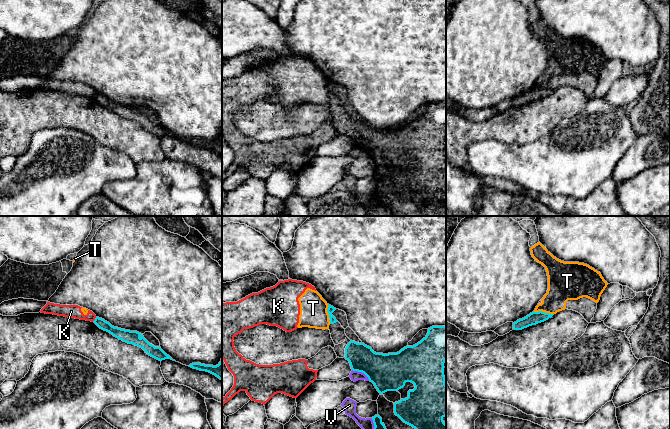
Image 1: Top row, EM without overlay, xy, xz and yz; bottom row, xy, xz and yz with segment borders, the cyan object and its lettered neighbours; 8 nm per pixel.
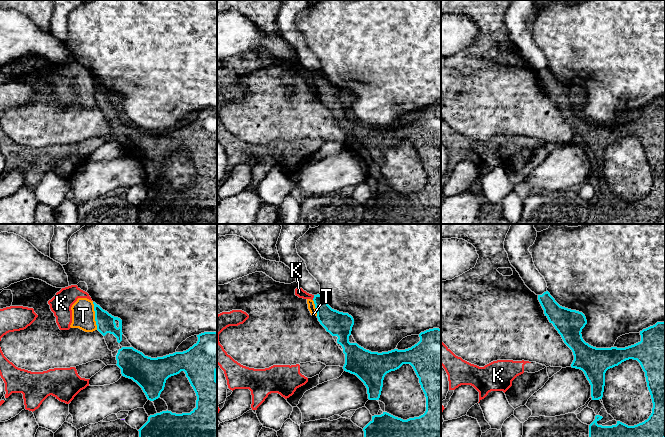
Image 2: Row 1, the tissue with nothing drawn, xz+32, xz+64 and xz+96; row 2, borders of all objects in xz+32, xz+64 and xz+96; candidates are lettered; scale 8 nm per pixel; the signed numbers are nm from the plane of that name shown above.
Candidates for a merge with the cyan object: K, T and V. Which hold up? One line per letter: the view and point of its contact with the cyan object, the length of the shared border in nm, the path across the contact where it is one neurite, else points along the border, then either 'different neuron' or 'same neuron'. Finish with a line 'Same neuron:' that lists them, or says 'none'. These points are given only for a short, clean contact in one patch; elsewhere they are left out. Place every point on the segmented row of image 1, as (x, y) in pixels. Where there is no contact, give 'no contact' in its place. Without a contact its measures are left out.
K: xy (95, 319) | 50 nm | different neuron
T: yz (544, 312) | 160 nm | different neuron
V: xz (361, 371) | 170 nm | different neuron
Same neuron: none

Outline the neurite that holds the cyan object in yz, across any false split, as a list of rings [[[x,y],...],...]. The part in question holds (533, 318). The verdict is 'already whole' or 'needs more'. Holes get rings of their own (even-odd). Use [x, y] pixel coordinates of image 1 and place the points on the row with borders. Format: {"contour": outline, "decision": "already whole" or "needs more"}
{"contour": [[[542,311],[532,312],[526,317],[517,320],[513,323],[514,330],[522,330],[532,325],[536,325],[538,323],[544,322],[551,318],[554,314],[545,313]]], "decision": "already whole"}

